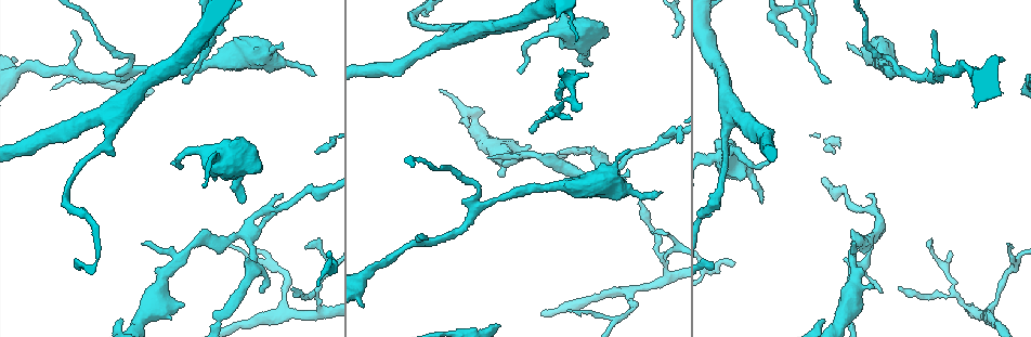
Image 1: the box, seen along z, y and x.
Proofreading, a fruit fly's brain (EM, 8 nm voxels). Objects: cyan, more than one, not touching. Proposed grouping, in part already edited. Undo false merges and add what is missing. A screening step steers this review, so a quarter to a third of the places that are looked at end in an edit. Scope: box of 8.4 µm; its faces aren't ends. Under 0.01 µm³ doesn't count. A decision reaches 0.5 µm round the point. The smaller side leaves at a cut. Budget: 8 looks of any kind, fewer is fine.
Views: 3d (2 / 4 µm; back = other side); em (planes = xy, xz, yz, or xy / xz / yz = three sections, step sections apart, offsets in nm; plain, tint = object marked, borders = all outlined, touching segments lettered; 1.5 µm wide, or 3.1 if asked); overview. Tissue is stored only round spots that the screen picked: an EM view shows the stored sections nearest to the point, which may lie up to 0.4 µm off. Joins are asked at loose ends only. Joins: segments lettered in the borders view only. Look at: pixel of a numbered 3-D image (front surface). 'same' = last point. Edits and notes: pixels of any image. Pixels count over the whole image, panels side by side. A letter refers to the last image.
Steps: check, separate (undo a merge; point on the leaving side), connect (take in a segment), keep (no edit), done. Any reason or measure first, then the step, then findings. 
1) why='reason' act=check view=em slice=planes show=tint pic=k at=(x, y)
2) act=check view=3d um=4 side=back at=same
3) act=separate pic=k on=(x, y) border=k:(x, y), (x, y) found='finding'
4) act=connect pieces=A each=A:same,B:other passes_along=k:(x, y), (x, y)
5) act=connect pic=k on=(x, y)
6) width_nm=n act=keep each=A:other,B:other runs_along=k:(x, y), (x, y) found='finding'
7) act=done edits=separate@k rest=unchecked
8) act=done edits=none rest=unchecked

why='tapers out' act=check view=em slice=xz step=8 show=tint pic=1 at=(240, 203)

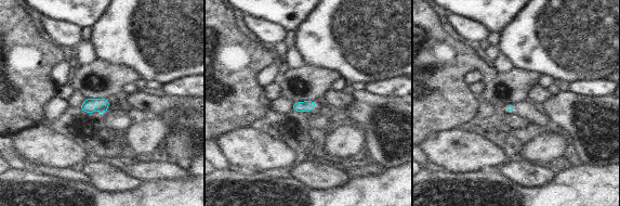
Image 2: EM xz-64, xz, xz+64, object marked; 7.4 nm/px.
act=check view=em slice=planes show=borders at=same

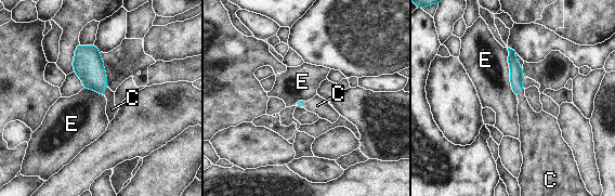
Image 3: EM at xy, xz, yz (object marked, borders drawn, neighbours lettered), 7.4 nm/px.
act=connect pieces=C each=C:same,E:other passes_along=3:(517, 77), (520, 92), (532, 123) found='it goes on there'

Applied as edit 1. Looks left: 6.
why='branch stops here' act=check view=3d um=4 side=back pic=1 at=(855, 243)

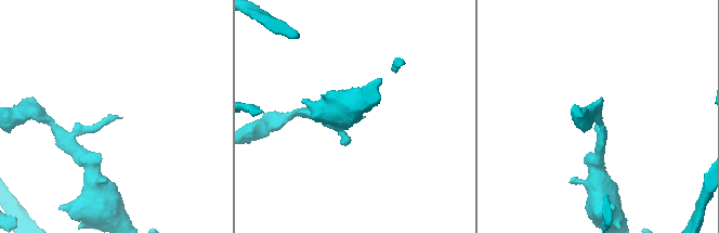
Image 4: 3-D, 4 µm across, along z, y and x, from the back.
why='now the EM' act=check view=em slice=xz step=8 show=borders pic=4 at=(117, 116)

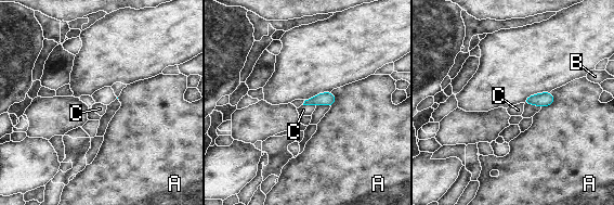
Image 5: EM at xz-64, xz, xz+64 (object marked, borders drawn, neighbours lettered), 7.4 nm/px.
act=check view=em slice=planes show=borders at=same

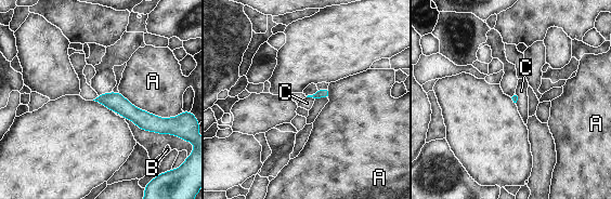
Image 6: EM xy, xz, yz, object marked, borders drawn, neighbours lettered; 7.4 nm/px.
act=keep each=A:other,B:other,C:other runs_along=6:(100, 97), (158, 121) found='none of them fits'

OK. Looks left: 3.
why='arms part here' act=check view=3d um=2 side=back pic=1 at=(600, 160)

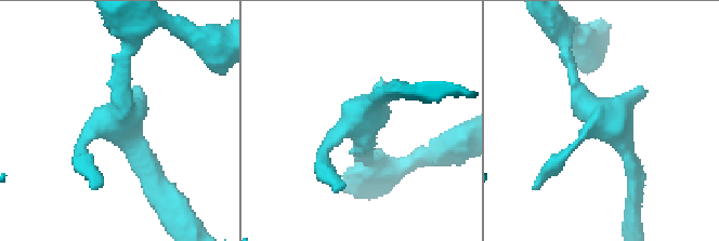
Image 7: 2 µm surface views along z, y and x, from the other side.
act=check view=em slice=planes show=plain pic=7 at=(118, 117)

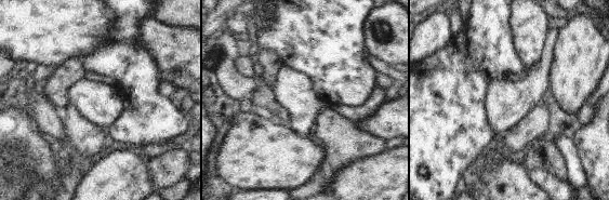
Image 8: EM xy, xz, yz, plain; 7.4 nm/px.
why='see the neighbours' act=check view=em slice=planes show=borders at=same

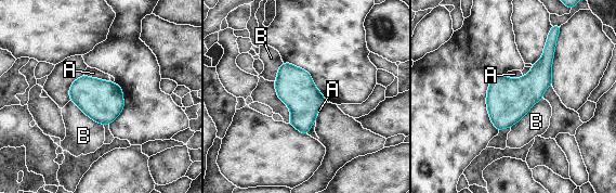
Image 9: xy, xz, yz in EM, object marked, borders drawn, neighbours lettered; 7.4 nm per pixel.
act=keep each=A:other,B:other found='all the same neuron'

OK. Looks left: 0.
act=done edits=connect@3 rest=unchecked

